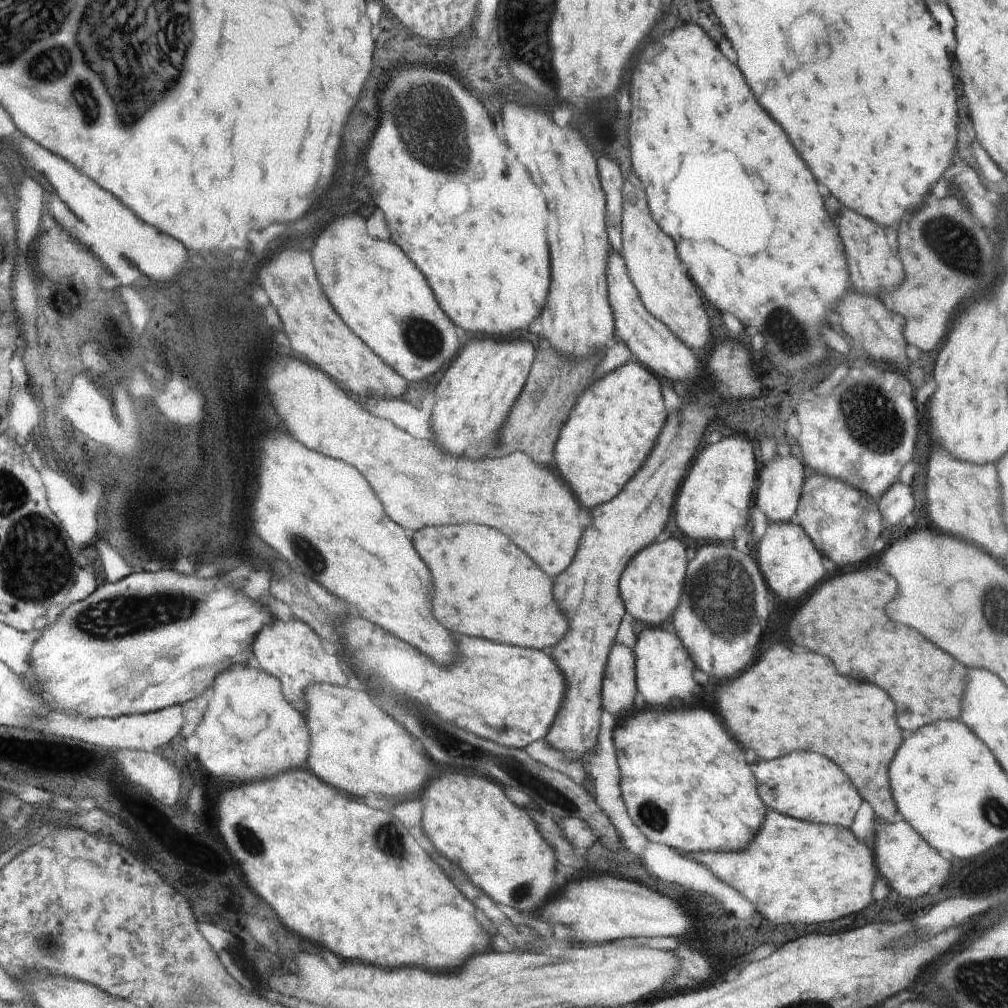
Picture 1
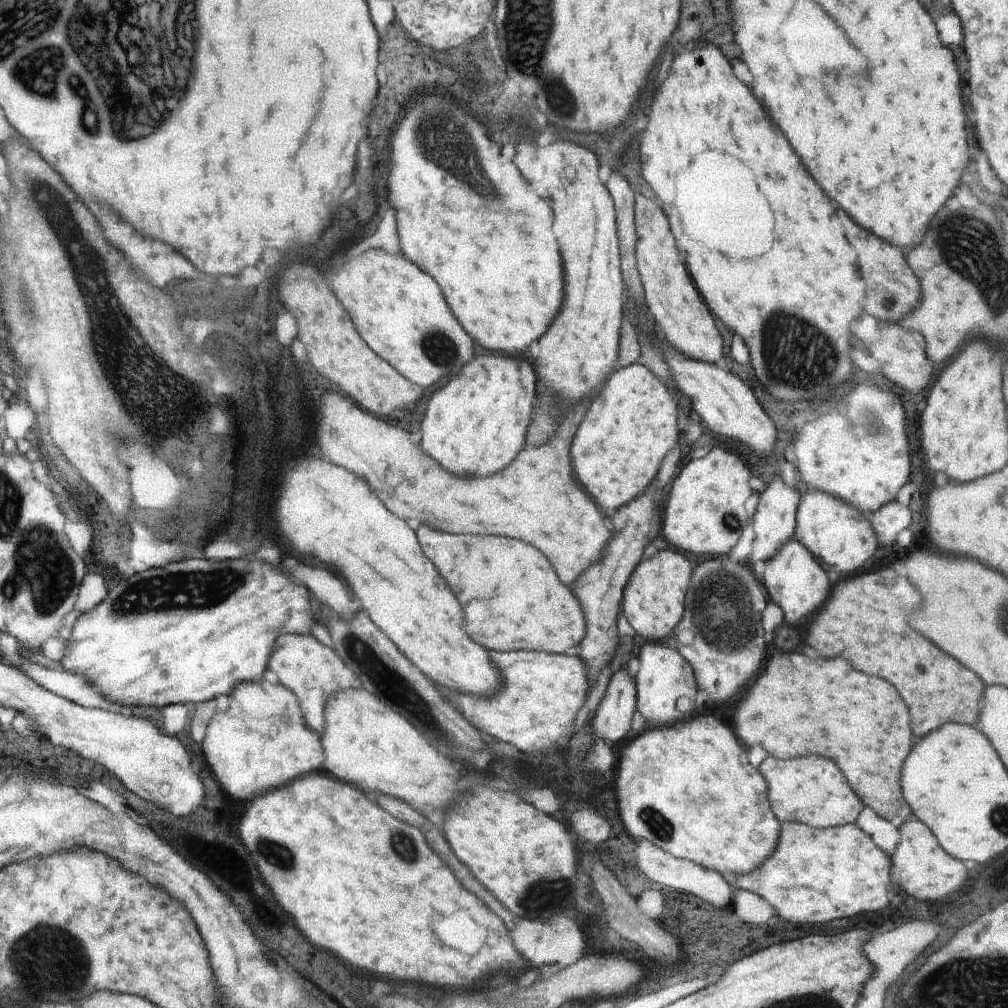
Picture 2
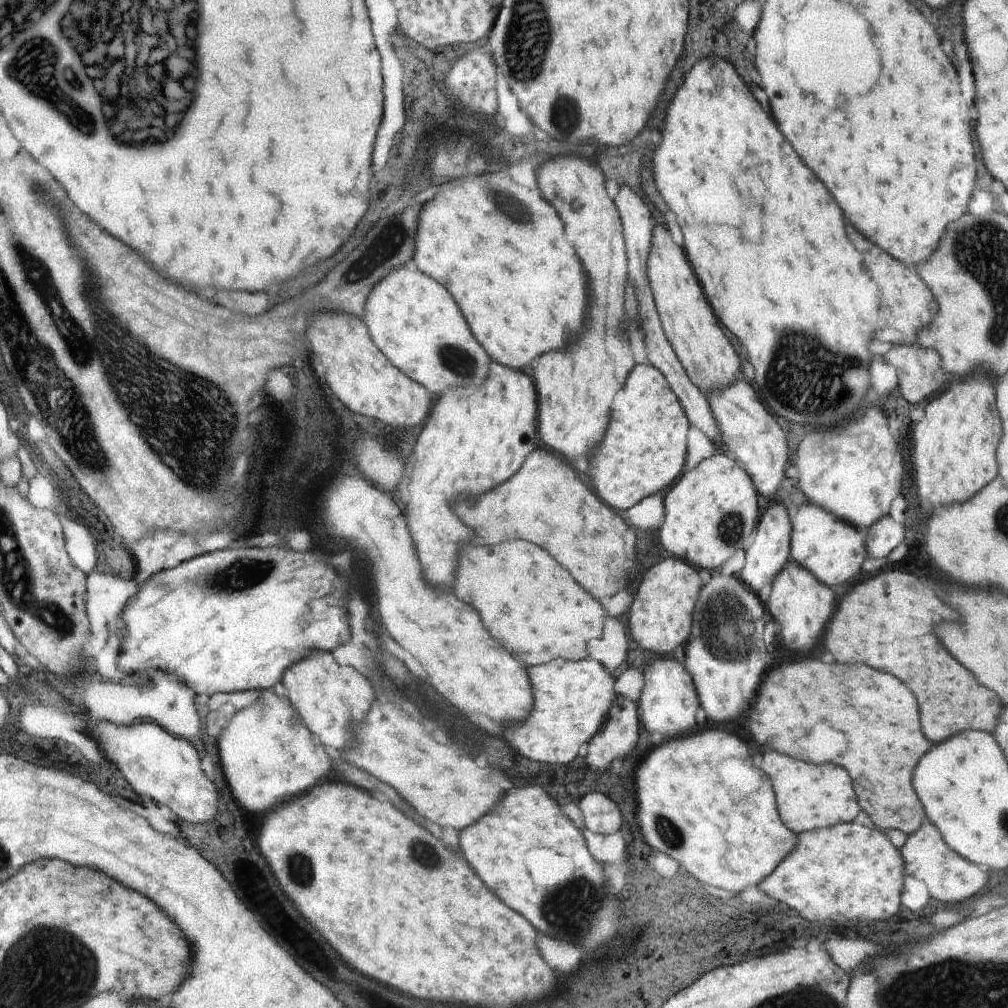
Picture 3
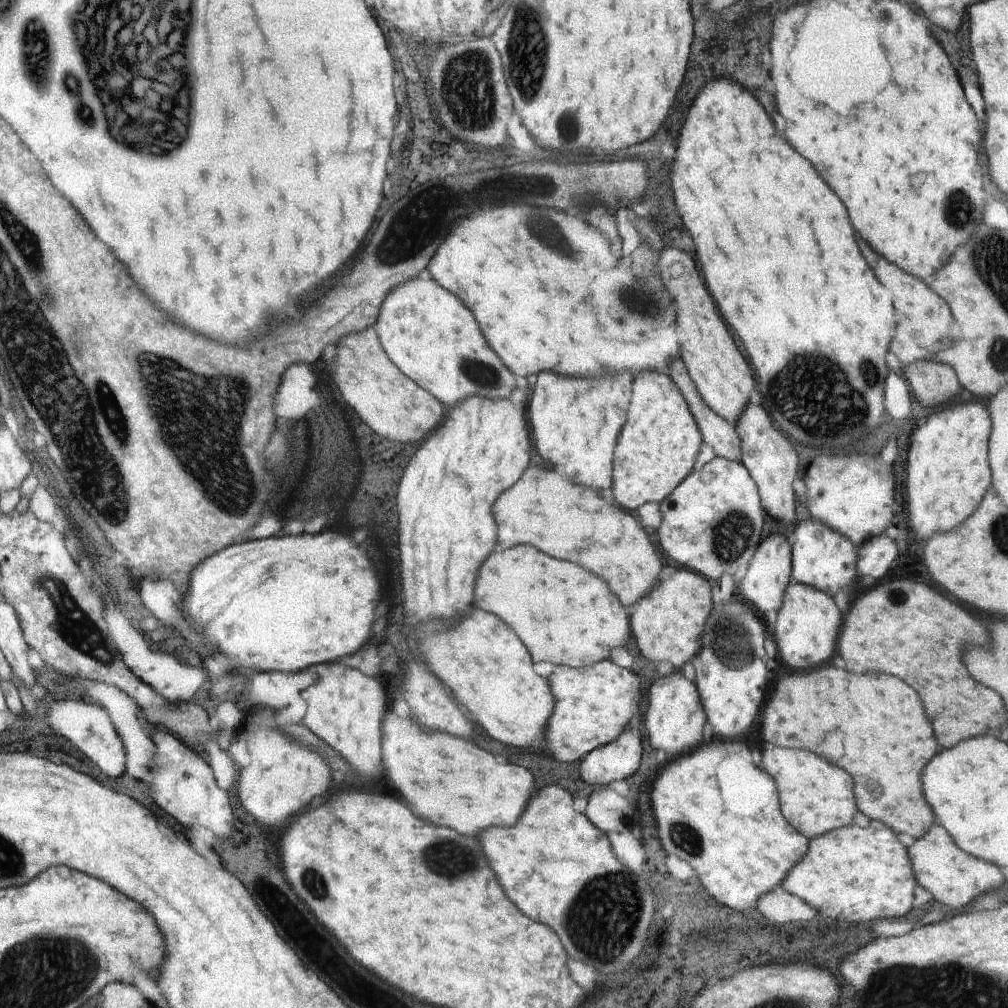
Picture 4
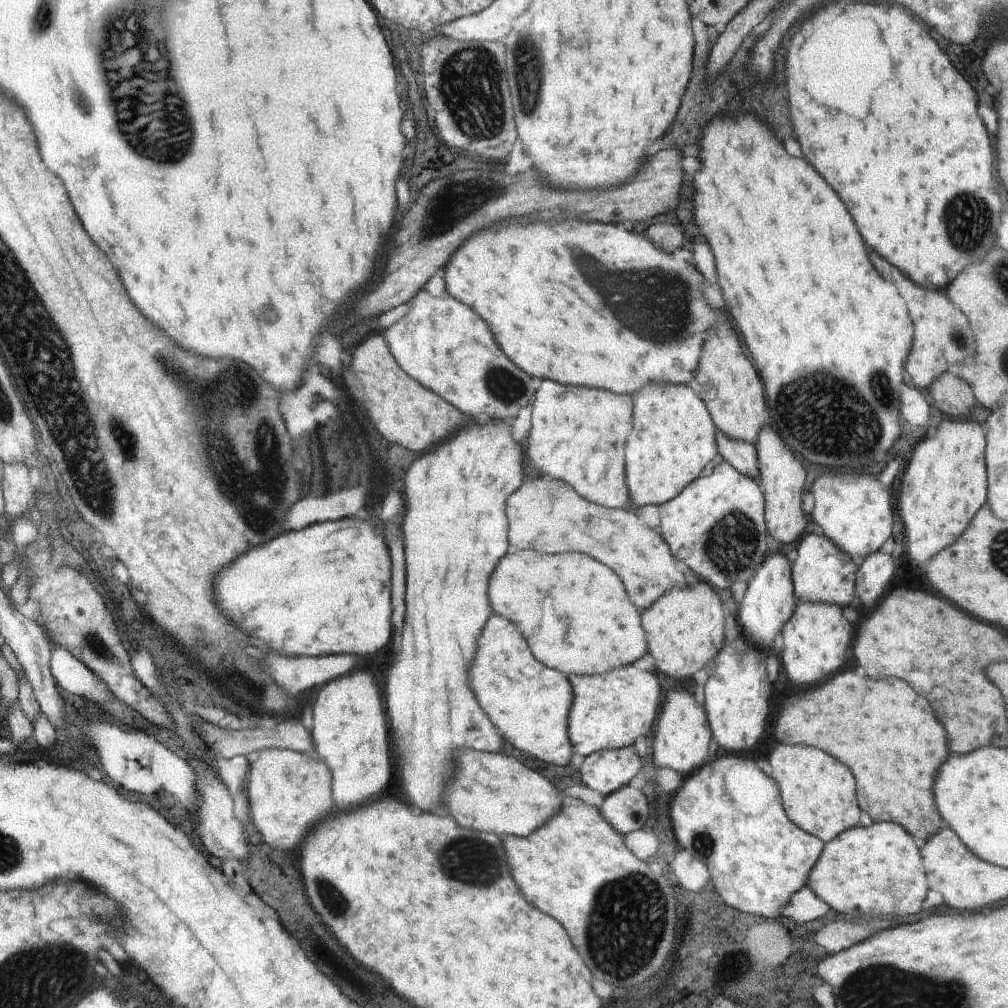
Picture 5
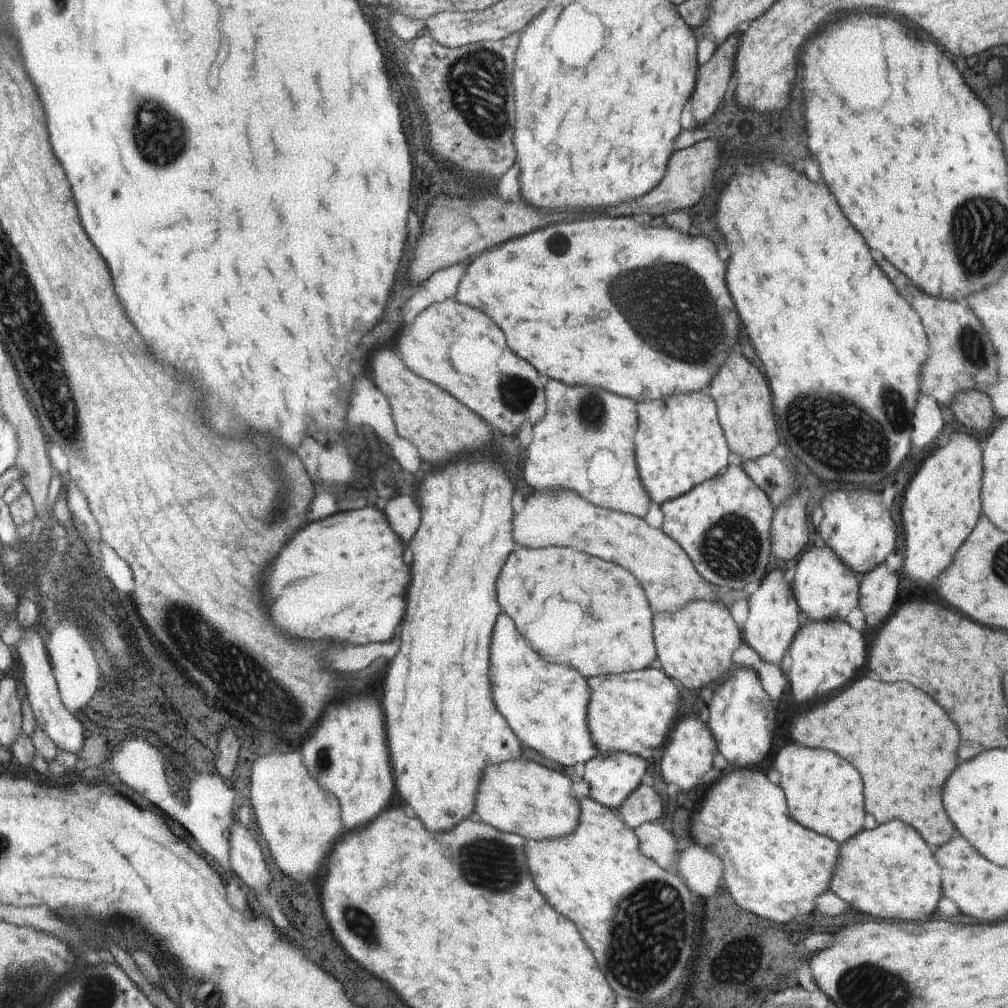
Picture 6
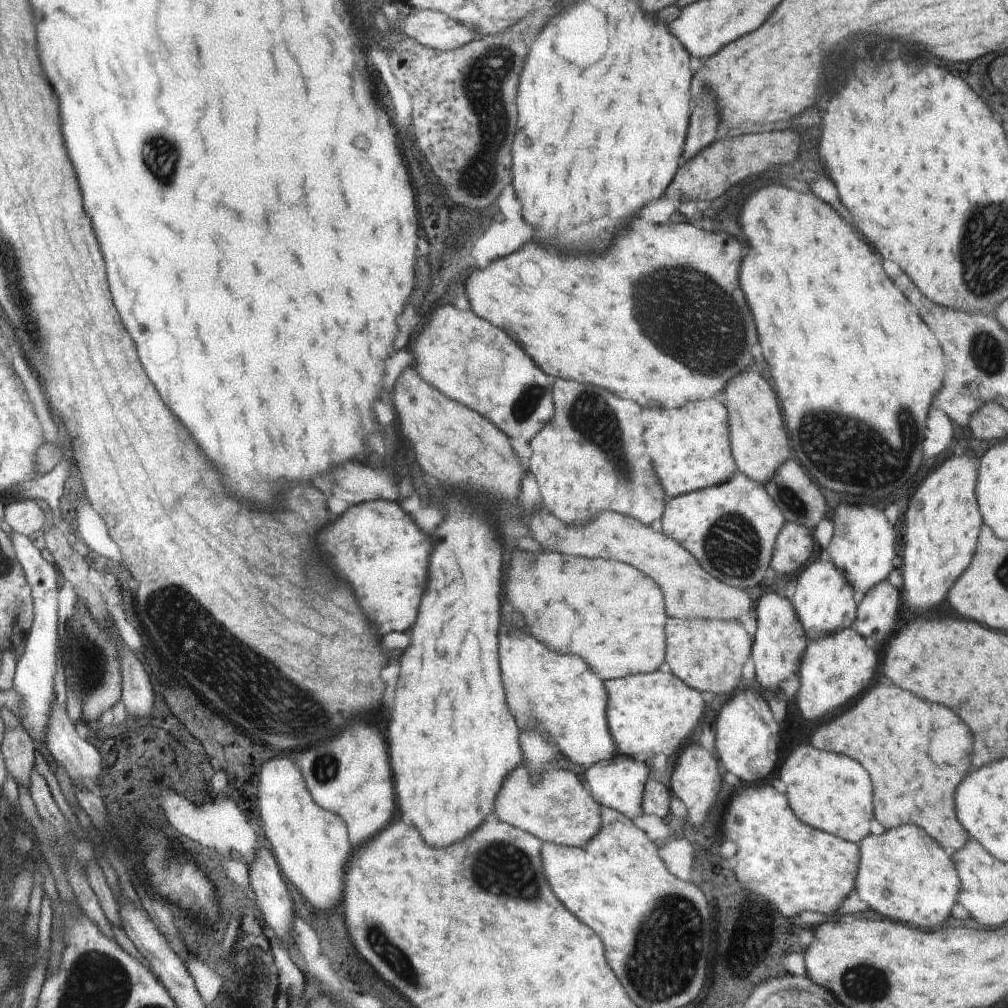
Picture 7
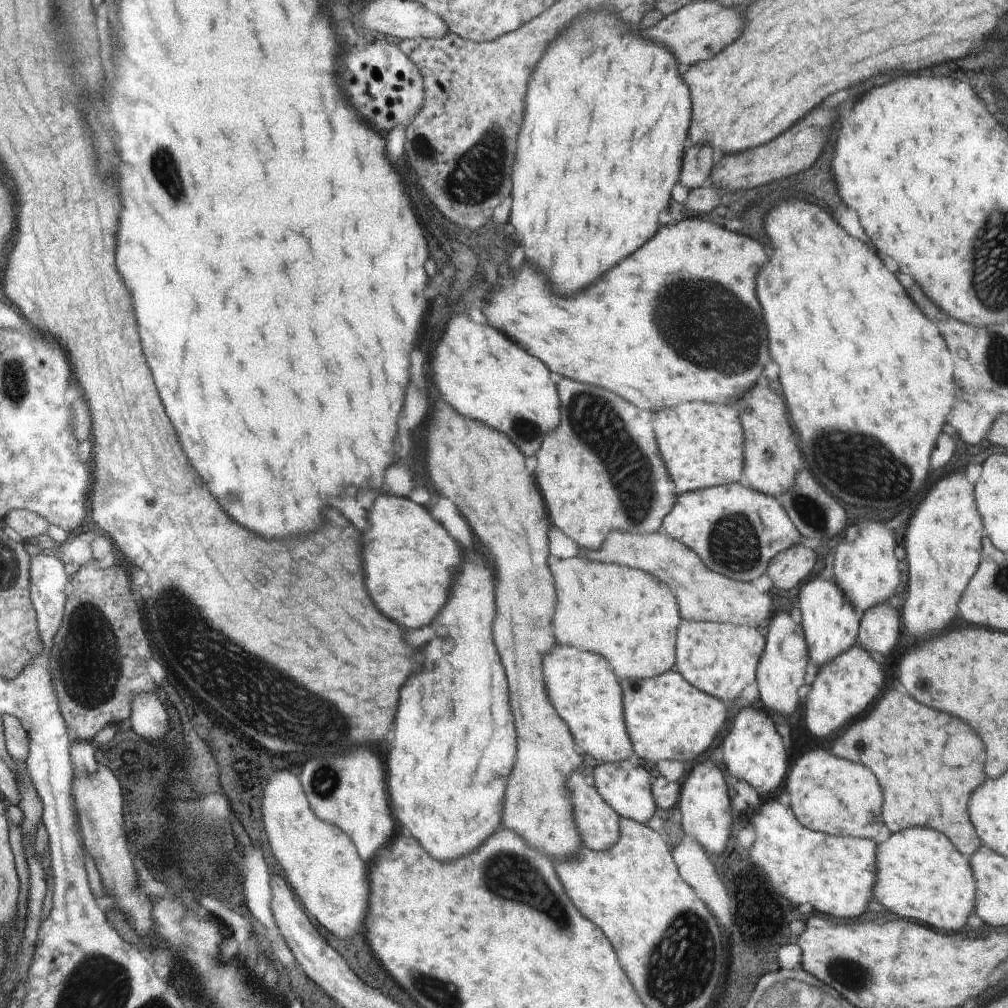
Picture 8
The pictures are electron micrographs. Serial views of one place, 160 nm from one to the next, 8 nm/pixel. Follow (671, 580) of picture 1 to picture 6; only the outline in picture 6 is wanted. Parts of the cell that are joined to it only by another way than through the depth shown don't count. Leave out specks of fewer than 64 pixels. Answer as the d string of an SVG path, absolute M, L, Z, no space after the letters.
M721 601L688 602L688 606L676 614L656 614L654 637L661 670L688 690L698 690L704 684L720 680L732 664L736 646L742 643L740 628L732 620L728 609L722 606Z

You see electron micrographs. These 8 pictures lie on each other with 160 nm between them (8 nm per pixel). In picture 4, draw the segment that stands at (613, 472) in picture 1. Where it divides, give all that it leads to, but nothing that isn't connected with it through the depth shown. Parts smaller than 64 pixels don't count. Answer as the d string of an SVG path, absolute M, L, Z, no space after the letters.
M642 371L634 375L636 377L636 398L632 399L632 414L628 415L628 426L624 427L624 438L620 438L620 450L616 450L616 486L611 486L611 490L614 496L614 502L620 506L624 506L626 510L633 510L636 512L638 506L646 504L646 502L662 502L680 484L692 473L693 464L700 450L700 445L704 442L702 432L699 430L698 422L692 414L692 410L687 402L687 399L684 398L681 390L677 386L676 382L667 373L662 373L660 371Z

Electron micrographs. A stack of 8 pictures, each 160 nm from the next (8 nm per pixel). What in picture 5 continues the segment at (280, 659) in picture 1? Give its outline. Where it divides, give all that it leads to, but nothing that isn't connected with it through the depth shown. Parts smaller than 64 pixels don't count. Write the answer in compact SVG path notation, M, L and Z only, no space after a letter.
M350 672L329 680L311 707L314 756L332 770L336 810L370 803L392 774L388 726L374 678L368 672Z

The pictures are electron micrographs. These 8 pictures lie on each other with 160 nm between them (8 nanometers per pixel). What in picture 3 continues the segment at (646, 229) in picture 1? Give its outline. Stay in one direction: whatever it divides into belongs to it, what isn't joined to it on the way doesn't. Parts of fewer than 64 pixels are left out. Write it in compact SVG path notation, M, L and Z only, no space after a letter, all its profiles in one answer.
M657 220L652 240L652 250L648 258L648 276L654 290L655 306L662 319L663 330L671 346L675 349L684 370L691 381L703 393L710 394L733 383L740 368L738 354L724 336L722 326L718 324L698 279L694 276L682 248L672 240L670 232L664 228L664 220Z

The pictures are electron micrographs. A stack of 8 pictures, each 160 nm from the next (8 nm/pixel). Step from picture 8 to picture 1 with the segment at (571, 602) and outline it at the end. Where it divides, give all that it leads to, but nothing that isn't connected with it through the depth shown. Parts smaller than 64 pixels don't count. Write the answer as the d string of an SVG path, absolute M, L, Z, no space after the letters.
M474 523L424 528L414 532L414 545L434 579L431 586L432 614L452 633L549 651L570 632L570 622L566 622L552 596L550 578L500 530Z

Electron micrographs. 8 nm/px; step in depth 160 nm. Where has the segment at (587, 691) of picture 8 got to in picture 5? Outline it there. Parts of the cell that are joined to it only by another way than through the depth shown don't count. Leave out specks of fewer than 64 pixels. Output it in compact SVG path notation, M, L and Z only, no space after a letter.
M491 614L478 640L470 676L472 686L476 686L472 688L476 700L506 742L544 762L569 764L574 753L568 734L574 688L562 671L544 666L535 658L527 639L503 615Z

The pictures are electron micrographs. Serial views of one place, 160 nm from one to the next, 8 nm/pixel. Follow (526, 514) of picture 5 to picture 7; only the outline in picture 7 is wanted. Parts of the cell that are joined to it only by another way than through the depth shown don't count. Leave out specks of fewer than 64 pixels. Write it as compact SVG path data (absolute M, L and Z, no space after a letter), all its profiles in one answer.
M549 511L546 514L529 514L528 520L532 524L532 538L542 542L546 546L548 538L558 532L558 544L552 548L562 554L572 554L572 556L588 556L588 558L610 558L610 560L620 560L628 562L630 566L640 566L644 574L650 578L656 578L660 586L664 586L664 594L668 594L668 614L678 616L678 618L702 618L712 620L739 619L742 614L753 612L755 602L742 590L736 590L731 586L726 586L718 580L714 580L710 574L706 574L696 558L684 550L684 546L664 534L663 531L653 531L650 525L645 525L635 518L624 516L622 513L614 511L604 511L596 513L588 521L588 526L568 526L564 522L558 522L555 516Z

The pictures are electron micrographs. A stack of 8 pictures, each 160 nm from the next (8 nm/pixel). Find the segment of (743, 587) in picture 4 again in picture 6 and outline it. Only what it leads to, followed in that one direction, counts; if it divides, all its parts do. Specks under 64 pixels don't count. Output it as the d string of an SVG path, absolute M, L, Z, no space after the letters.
M780 568L772 570L767 574L764 581L760 583L758 589L748 596L748 617L744 624L744 638L746 643L762 660L780 666L782 657L786 650L790 650L796 634L800 630L798 614L800 614L799 604L794 600L792 588L784 582L784 574Z

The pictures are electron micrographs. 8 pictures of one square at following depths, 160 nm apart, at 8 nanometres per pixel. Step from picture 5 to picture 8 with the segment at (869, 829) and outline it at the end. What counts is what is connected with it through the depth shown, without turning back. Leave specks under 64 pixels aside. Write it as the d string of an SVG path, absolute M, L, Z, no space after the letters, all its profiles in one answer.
M912 828L892 834L888 840L878 845L878 872L874 894L876 900L886 906L886 910L916 922L924 922L936 930L944 932L958 932L966 924L976 896L976 881L968 862L967 856L962 853L941 832L931 828Z

